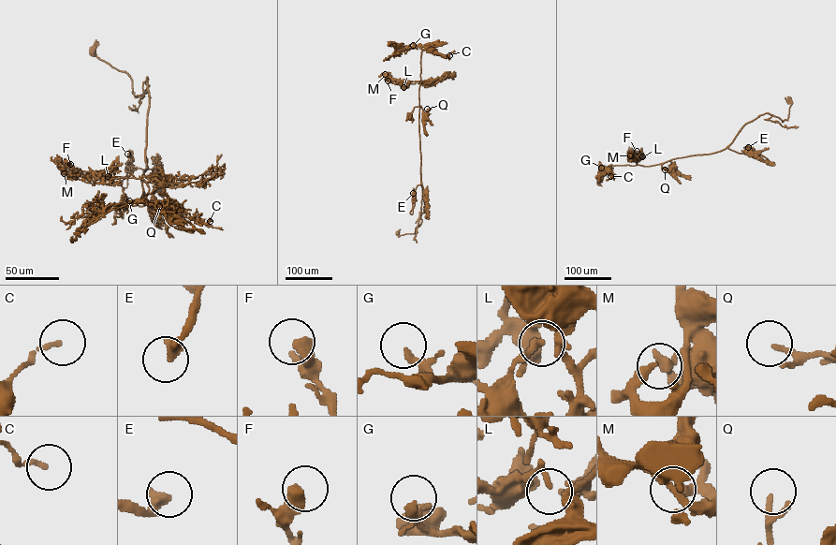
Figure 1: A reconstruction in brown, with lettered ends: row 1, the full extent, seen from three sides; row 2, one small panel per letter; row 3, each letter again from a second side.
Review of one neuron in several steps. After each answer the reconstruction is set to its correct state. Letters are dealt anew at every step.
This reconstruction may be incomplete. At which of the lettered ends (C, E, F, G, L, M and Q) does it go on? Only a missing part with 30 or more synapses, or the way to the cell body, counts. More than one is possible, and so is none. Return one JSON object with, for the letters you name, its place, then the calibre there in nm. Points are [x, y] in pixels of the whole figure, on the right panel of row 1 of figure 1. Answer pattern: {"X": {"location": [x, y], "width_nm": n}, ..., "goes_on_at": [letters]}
{"goes_on_at": []}

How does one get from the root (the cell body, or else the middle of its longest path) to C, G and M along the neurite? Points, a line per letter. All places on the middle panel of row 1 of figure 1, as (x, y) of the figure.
C: (398, 232), (398, 236), (414, 233), (422, 221), (418, 127), (421, 51), (426, 49), (432, 53), (449, 55)
G: (398, 232), (398, 236), (414, 233), (422, 221), (418, 96), (422, 50), (413, 45)
M: (398, 232), (398, 236), (414, 233), (422, 221), (418, 96), (422, 81), (402, 81), (385, 74)

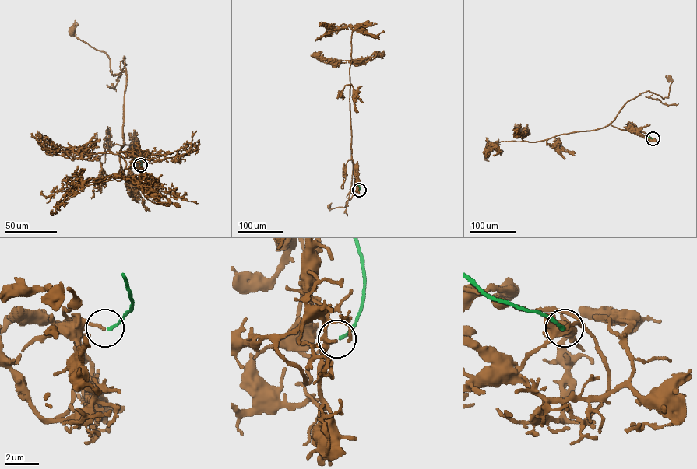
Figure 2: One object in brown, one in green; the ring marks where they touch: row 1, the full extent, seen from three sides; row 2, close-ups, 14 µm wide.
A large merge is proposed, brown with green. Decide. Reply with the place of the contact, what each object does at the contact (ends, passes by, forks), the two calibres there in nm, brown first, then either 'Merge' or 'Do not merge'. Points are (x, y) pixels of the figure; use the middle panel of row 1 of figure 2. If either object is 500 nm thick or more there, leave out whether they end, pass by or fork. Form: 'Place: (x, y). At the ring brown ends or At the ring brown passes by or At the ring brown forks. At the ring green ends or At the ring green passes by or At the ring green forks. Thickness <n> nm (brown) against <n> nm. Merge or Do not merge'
Place: (359, 190). At the ring brown ends. At the ring green ends. Thickness 170 nm (brown) against 170 nm. Merge

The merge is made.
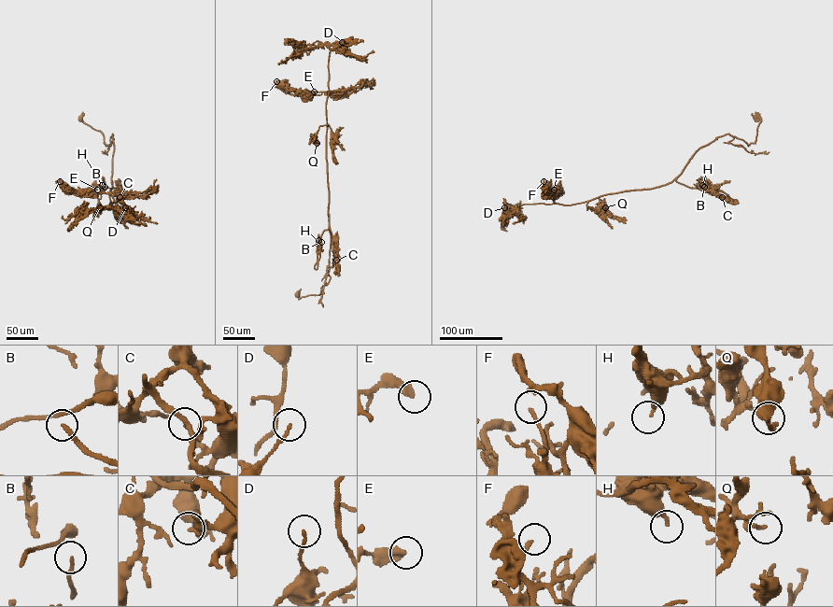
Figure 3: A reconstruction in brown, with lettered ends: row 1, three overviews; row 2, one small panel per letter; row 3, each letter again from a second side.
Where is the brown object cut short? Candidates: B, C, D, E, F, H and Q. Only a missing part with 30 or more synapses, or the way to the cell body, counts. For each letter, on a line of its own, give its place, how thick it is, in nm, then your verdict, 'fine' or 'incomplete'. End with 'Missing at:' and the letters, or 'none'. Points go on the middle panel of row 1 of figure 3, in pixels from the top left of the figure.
B: (321, 242) | 90 nm | incomplete
C: (336, 260) | 160 nm | fine
D: (342, 42) | 150 nm | fine
E: (314, 91) | 400 nm | incomplete
F: (276, 81) | 150 nm | fine
H: (318, 240) | 240 nm | incomplete
Q: (317, 143) | 100 nm | fine
Missing at: B, E, H

